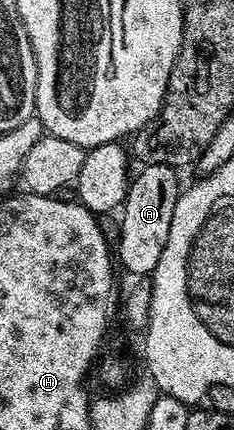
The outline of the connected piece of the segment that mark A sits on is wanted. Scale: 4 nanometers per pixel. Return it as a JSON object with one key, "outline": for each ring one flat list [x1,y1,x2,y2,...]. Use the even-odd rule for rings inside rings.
{"outline":[[147,164,139,169,130,181,126,201,120,209,122,229,116,243,116,260,134,278,146,278,154,273,160,254,164,254,164,242,168,242,168,230,172,230,172,210,176,210,180,187,179,173,166,164]]}

